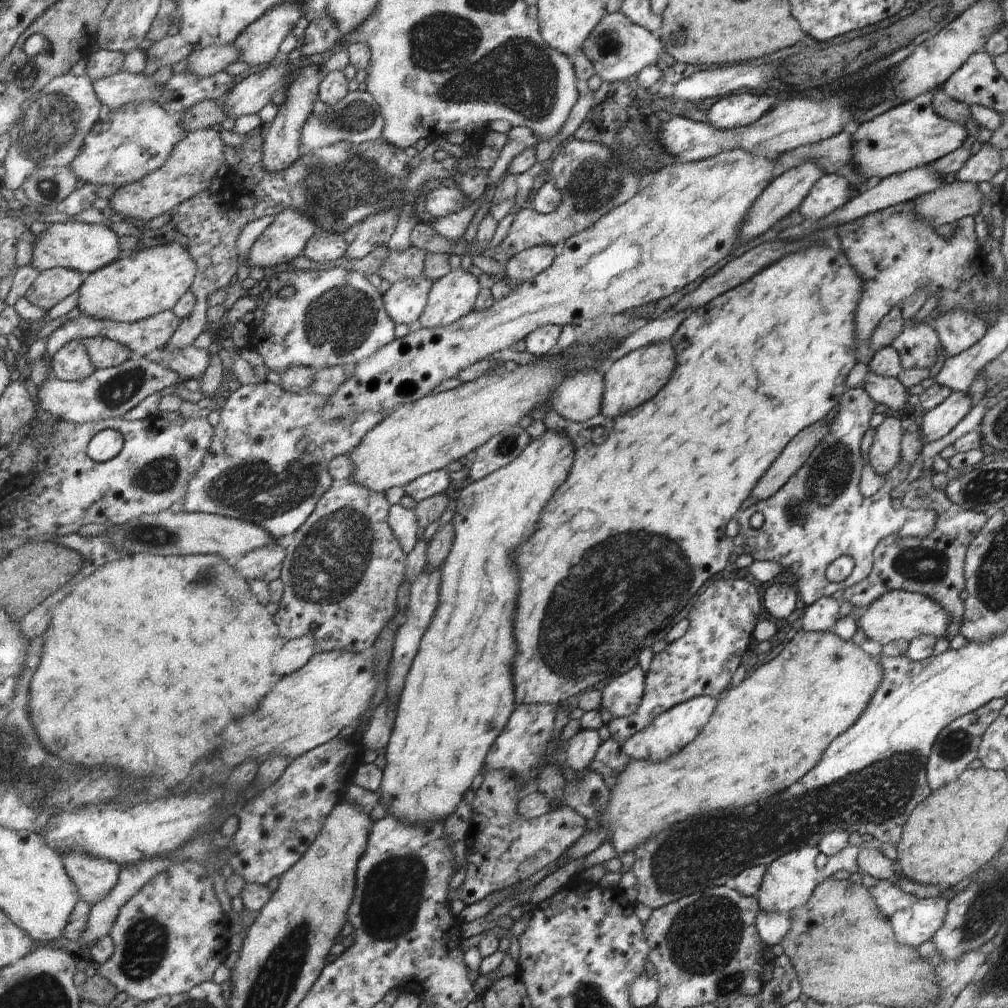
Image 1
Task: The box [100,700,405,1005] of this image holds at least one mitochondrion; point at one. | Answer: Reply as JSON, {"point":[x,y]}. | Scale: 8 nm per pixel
{"point":[146,943]}

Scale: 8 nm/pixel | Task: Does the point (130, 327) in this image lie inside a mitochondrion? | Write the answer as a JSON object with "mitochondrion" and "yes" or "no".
{"mitochondrion":"no"}

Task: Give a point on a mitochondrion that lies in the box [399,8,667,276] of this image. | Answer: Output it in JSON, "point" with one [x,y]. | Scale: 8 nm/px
{"point":[594,184]}

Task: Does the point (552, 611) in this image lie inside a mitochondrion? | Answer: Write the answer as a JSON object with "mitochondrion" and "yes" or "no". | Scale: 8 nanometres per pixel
{"mitochondrion":"yes"}

